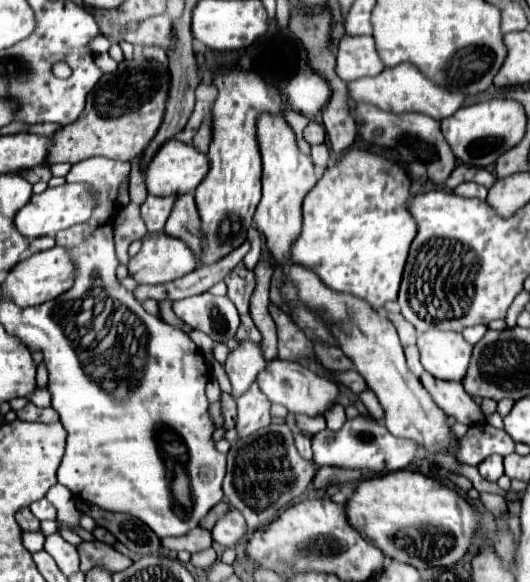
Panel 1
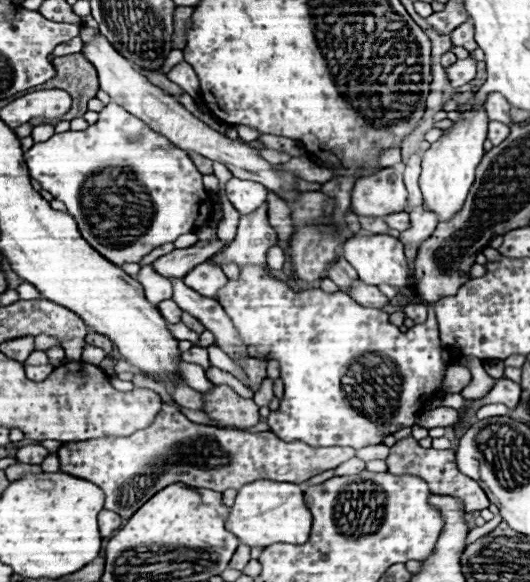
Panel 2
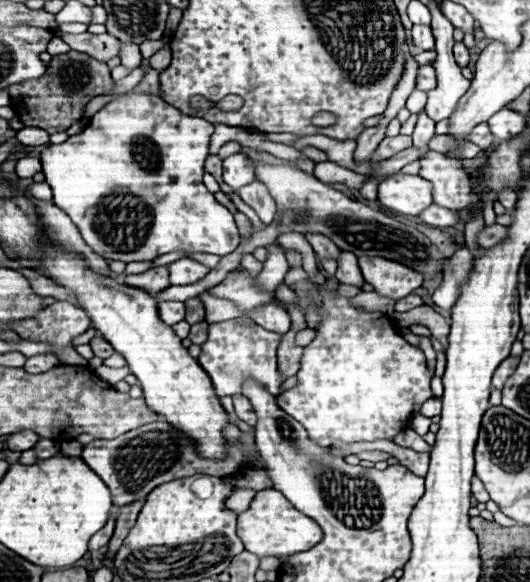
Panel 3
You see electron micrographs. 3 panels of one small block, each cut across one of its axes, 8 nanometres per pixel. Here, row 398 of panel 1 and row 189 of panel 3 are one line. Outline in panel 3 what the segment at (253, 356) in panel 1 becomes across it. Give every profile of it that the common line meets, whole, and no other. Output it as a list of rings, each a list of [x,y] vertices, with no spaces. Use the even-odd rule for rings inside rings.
[[[242,152],[224,158],[222,166],[224,166],[224,174],[222,174],[224,182],[228,186],[232,186],[234,190],[238,190],[240,186],[244,186],[244,184],[248,184],[248,182],[252,182],[256,178],[250,158],[244,156]]]

